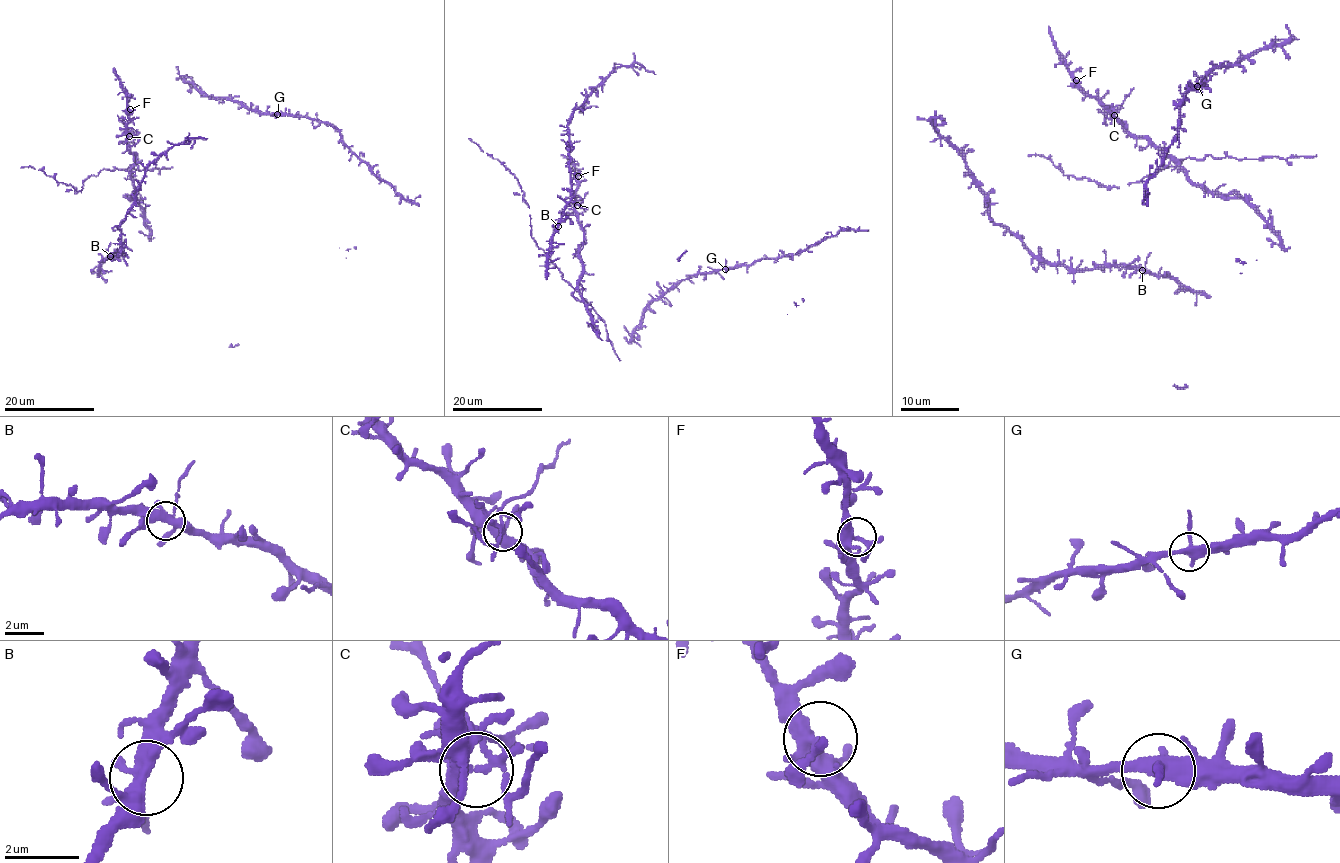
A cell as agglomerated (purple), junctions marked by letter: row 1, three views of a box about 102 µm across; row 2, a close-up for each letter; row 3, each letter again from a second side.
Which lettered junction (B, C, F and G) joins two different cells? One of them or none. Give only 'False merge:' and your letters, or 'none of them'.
False merge: C

